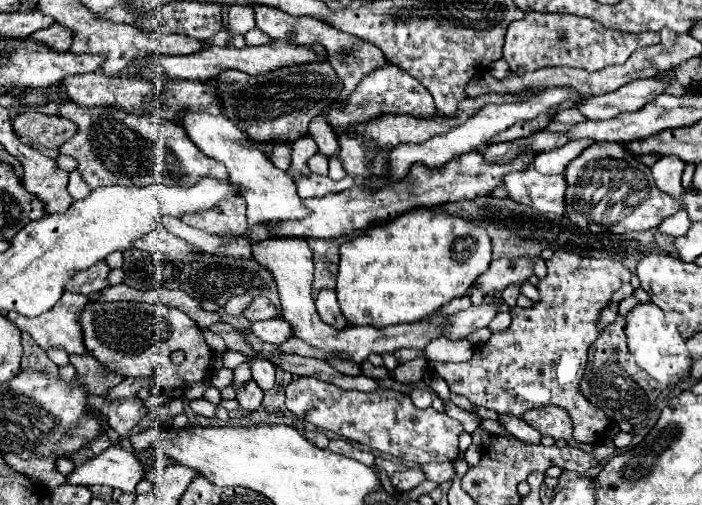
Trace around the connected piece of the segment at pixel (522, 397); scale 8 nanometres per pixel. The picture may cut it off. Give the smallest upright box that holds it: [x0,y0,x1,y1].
[435,252,631,444]

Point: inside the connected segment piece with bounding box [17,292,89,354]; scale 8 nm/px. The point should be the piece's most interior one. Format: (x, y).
(59, 327)

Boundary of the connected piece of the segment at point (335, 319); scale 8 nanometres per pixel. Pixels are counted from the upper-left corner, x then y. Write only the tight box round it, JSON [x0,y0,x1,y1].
[317,290,347,330]

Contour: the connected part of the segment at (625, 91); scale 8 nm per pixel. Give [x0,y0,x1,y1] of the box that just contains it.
[577,78,671,120]

